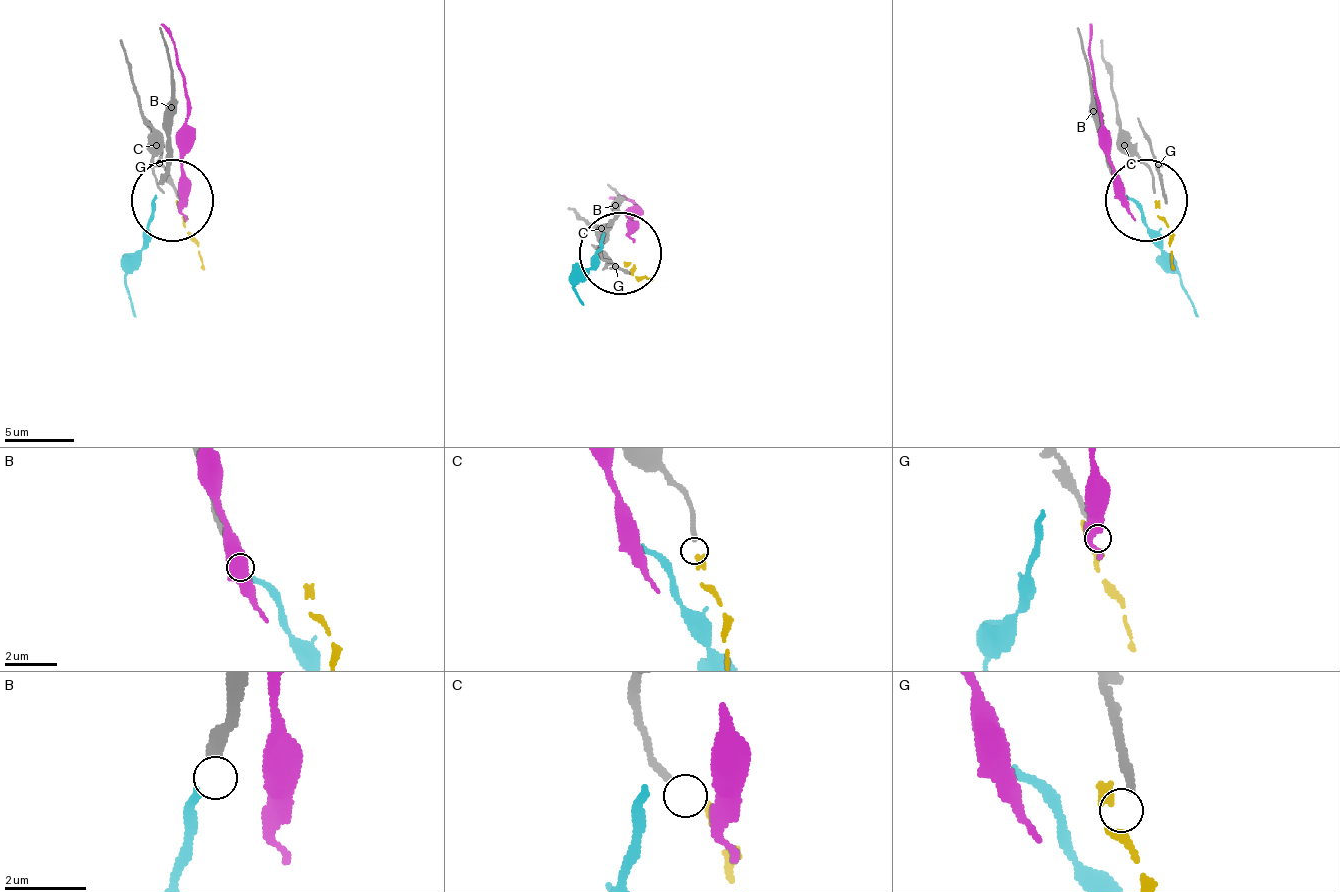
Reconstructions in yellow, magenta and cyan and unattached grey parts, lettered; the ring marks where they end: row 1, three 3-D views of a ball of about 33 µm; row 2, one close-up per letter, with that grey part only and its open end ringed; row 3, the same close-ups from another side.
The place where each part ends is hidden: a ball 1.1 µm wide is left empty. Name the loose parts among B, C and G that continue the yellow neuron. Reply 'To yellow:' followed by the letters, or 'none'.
To yellow: C

